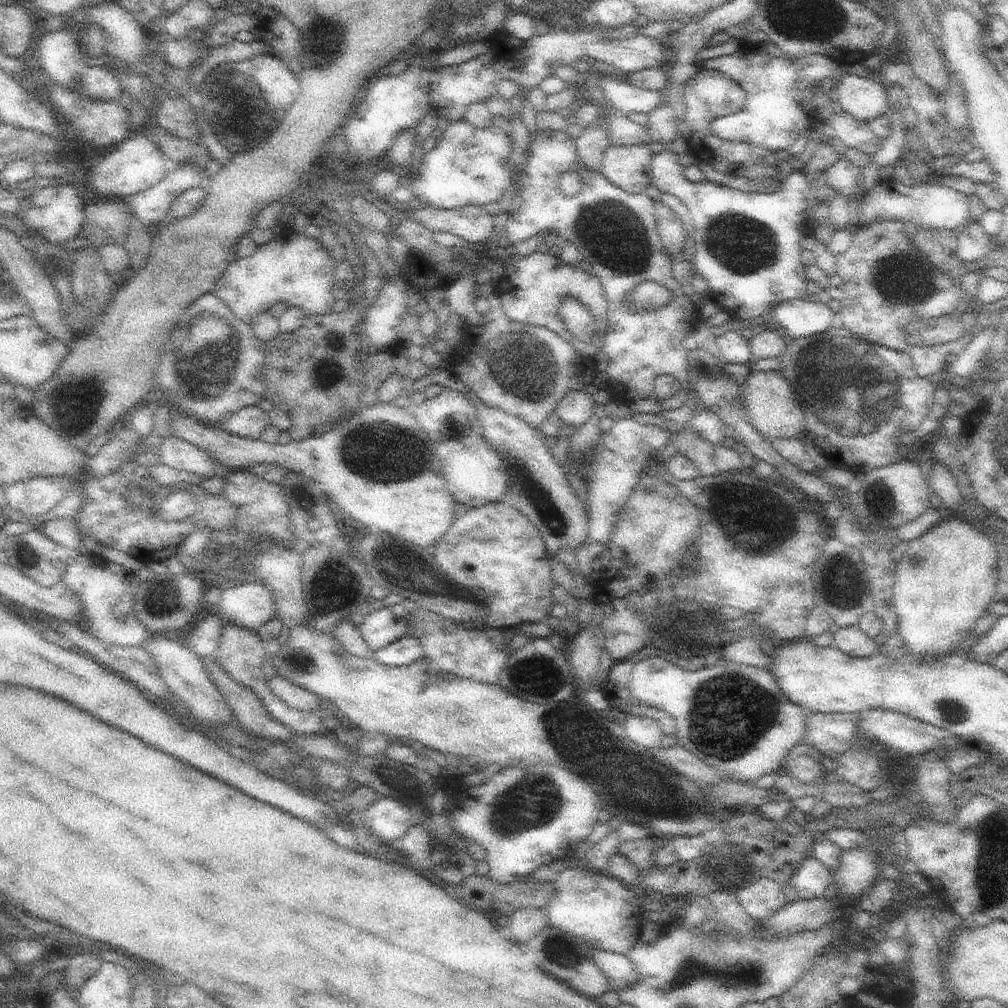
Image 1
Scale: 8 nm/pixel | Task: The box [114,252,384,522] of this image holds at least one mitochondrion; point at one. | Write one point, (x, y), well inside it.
(207, 366)

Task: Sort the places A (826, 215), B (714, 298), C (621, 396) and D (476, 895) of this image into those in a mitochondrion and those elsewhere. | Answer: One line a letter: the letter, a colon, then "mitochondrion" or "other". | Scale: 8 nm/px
A: other
B: other
C: other
D: other

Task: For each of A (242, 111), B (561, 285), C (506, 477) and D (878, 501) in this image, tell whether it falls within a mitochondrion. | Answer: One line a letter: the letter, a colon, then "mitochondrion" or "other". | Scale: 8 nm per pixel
A: mitochondrion
B: other
C: mitochondrion
D: mitochondrion

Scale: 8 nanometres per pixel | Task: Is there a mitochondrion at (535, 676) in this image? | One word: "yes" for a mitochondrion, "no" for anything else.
yes

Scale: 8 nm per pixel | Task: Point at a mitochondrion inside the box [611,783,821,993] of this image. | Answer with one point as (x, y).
(723, 860)

